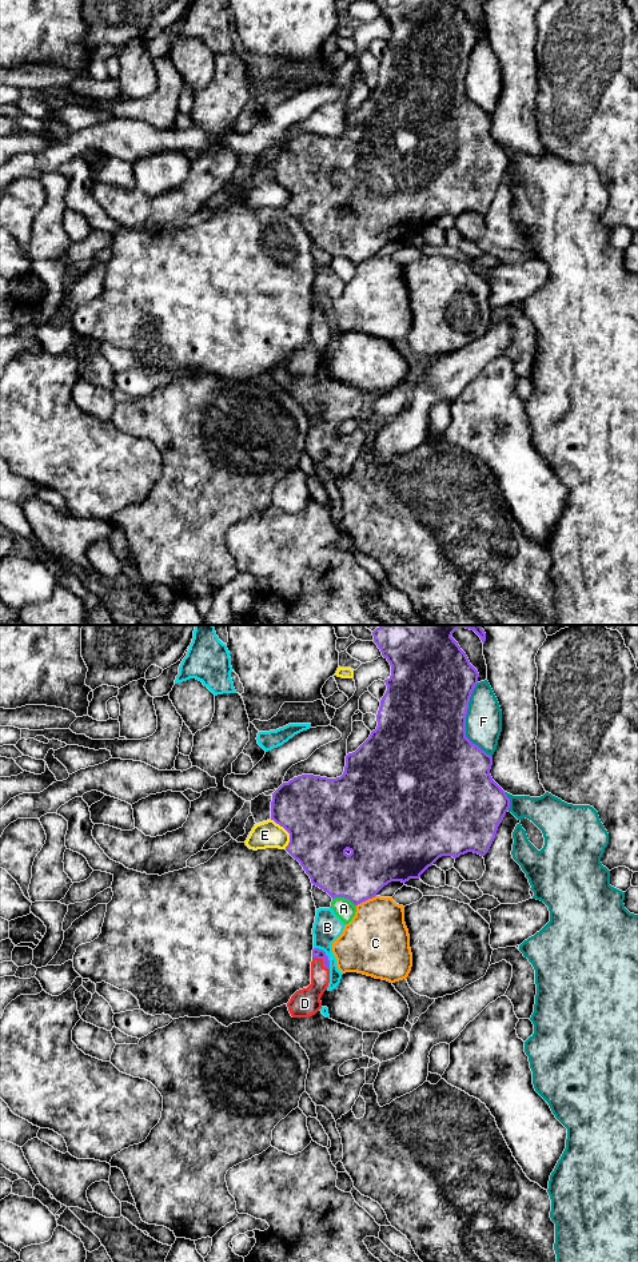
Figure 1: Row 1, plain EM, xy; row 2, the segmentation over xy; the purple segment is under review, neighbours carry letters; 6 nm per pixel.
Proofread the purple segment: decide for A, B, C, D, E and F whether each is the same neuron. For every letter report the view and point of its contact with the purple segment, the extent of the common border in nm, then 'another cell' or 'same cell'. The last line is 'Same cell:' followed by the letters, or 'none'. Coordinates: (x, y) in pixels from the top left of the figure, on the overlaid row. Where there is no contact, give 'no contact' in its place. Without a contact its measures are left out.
A: contact xy (345, 898); length 150 nm; another cell
B: contact xy (326, 955); length 170 nm; another cell
C: contact xy (366, 899); length 140 nm; another cell
D: contact xy (323, 960); length 130 nm; same cell
E: contact xy (287, 831); length 200 nm; another cell
F: contact xy (465, 723); length 460 nm; another cell
Same cell: D

